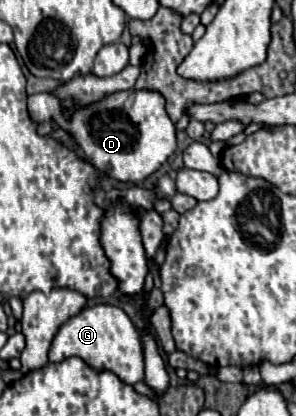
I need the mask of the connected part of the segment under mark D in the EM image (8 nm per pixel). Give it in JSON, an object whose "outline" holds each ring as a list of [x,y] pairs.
{"outline":[[[125,90],[115,92],[101,102],[81,108],[71,120],[63,118],[59,100],[53,94],[29,96],[29,114],[35,122],[55,120],[61,128],[69,130],[83,154],[109,178],[117,182],[143,182],[149,178],[177,148],[175,124],[165,112],[163,96],[147,90]]]}

